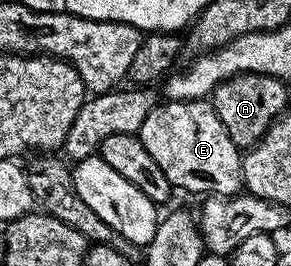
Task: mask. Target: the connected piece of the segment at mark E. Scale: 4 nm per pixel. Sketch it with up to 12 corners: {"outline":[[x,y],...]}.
{"outline":[[158,102],[139,138],[174,188],[242,190],[212,102]]}

